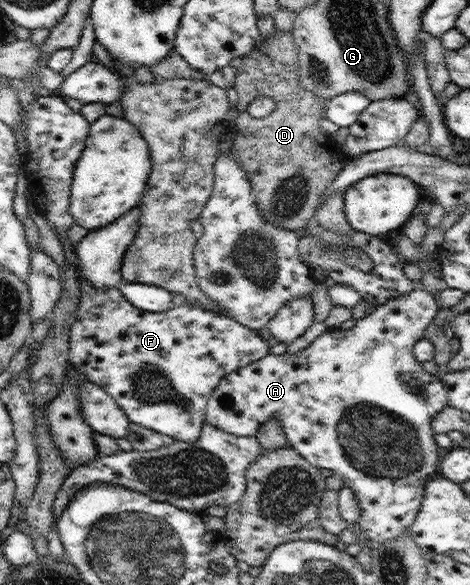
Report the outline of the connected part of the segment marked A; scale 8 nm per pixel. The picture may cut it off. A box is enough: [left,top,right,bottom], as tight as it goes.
[206,287,450,549]

